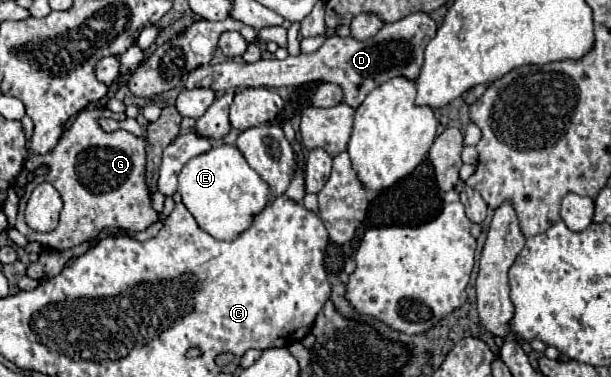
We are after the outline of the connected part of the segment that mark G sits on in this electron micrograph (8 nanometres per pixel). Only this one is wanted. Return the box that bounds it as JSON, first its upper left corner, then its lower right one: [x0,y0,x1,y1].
[16,108,160,250]

